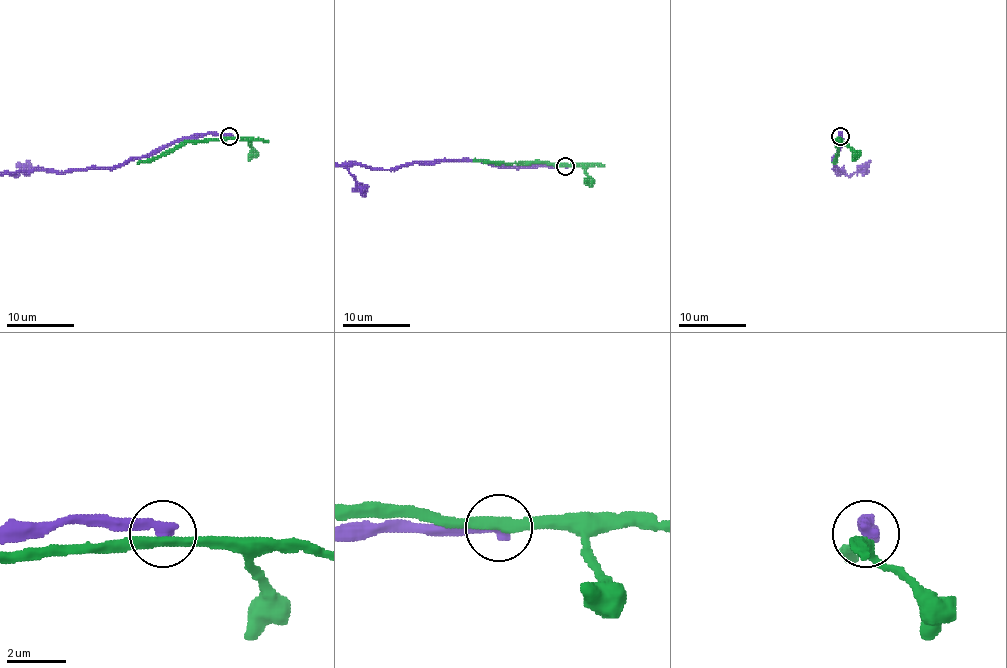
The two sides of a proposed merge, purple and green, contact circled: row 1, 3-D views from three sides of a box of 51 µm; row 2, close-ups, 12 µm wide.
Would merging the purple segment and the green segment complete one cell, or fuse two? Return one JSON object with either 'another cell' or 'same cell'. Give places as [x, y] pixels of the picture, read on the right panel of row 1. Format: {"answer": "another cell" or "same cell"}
{"answer": "another cell"}

